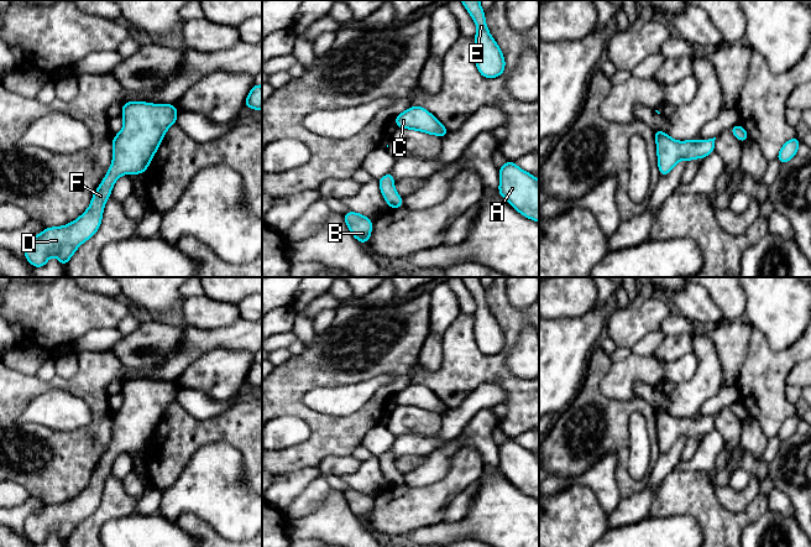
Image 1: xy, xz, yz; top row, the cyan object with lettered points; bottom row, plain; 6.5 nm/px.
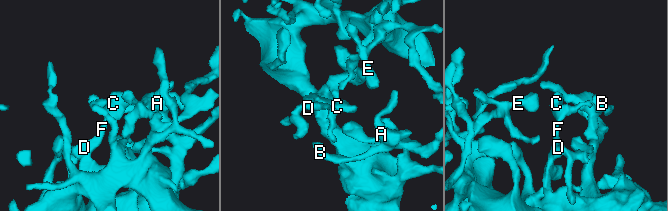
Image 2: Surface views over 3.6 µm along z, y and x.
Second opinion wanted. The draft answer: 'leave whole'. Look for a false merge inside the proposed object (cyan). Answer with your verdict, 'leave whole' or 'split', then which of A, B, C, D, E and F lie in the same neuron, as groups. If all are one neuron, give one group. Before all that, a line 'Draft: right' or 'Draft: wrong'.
Draft: right
leave whole; A B C D E F

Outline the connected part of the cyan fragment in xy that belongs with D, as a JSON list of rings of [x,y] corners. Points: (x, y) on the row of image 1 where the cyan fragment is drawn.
[[[127,101],[122,104],[122,130],[113,137],[113,162],[94,192],[89,208],[74,222],[46,228],[25,244],[25,256],[33,267],[46,266],[54,255],[66,266],[78,246],[99,229],[103,210],[116,179],[127,173],[145,173],[168,127],[176,124],[173,104]]]

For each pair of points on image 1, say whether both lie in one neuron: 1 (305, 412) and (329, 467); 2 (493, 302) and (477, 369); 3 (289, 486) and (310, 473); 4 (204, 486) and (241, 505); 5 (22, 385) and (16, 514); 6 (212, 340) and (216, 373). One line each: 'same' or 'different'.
1: different
2: same
3: same
4: same
5: different
6: different

